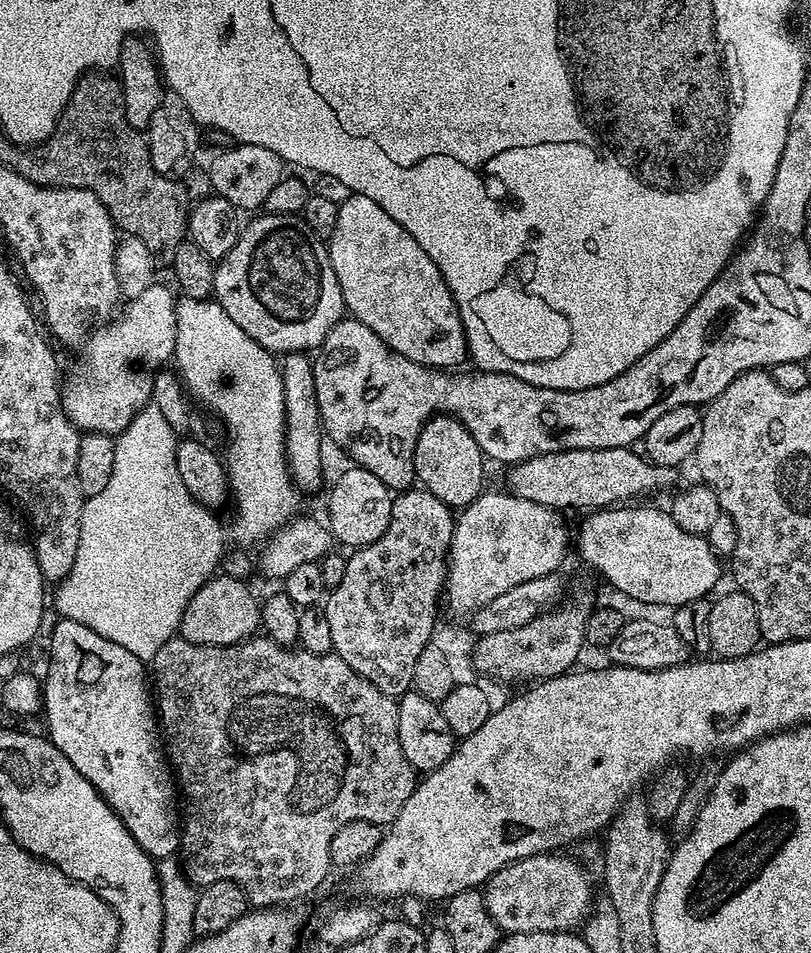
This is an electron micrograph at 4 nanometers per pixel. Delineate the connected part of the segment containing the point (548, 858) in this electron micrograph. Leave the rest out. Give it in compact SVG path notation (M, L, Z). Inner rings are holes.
M558 852L515 860L495 872L482 891L490 918L504 934L573 931L583 925L594 906L592 884L585 870Z

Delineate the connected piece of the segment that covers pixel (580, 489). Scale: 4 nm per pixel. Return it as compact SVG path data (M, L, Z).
M591 448L547 452L511 465L507 469L507 491L518 498L538 502L547 508L584 508L599 510L632 502L643 492L656 492L675 482L677 473L670 468L659 468L632 448Z

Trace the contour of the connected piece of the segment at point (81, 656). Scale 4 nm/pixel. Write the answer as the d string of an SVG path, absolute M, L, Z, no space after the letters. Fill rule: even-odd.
M63 618L57 619L57 621L52 628L52 657L48 660L48 677L45 675L42 680L44 685L42 716L48 719L47 739L51 740L52 745L58 750L62 750L62 754L66 754L66 758L70 758L70 766L74 766L74 770L78 770L78 774L82 774L82 778L86 778L86 782L90 782L90 786L94 786L94 790L98 790L100 797L112 807L114 814L118 814L118 818L126 826L126 830L130 830L134 842L138 842L138 846L142 846L142 850L147 856L152 857L156 862L166 859L167 856L176 856L180 851L182 827L182 812L178 807L178 784L174 779L173 769L166 759L161 737L158 735L158 713L154 707L153 697L150 695L150 680L146 675L145 661L134 658L134 654L130 654L130 650L118 646L118 642L110 642L106 638L102 638L102 634L94 634L94 630L90 630L90 626L82 626L82 622Z

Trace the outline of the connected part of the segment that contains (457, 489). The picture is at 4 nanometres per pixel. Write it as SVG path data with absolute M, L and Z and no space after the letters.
M433 416L422 426L418 442L414 446L414 470L419 487L434 494L437 502L453 510L463 510L474 503L485 491L484 451L474 442L474 434L466 430L461 420L454 416Z

